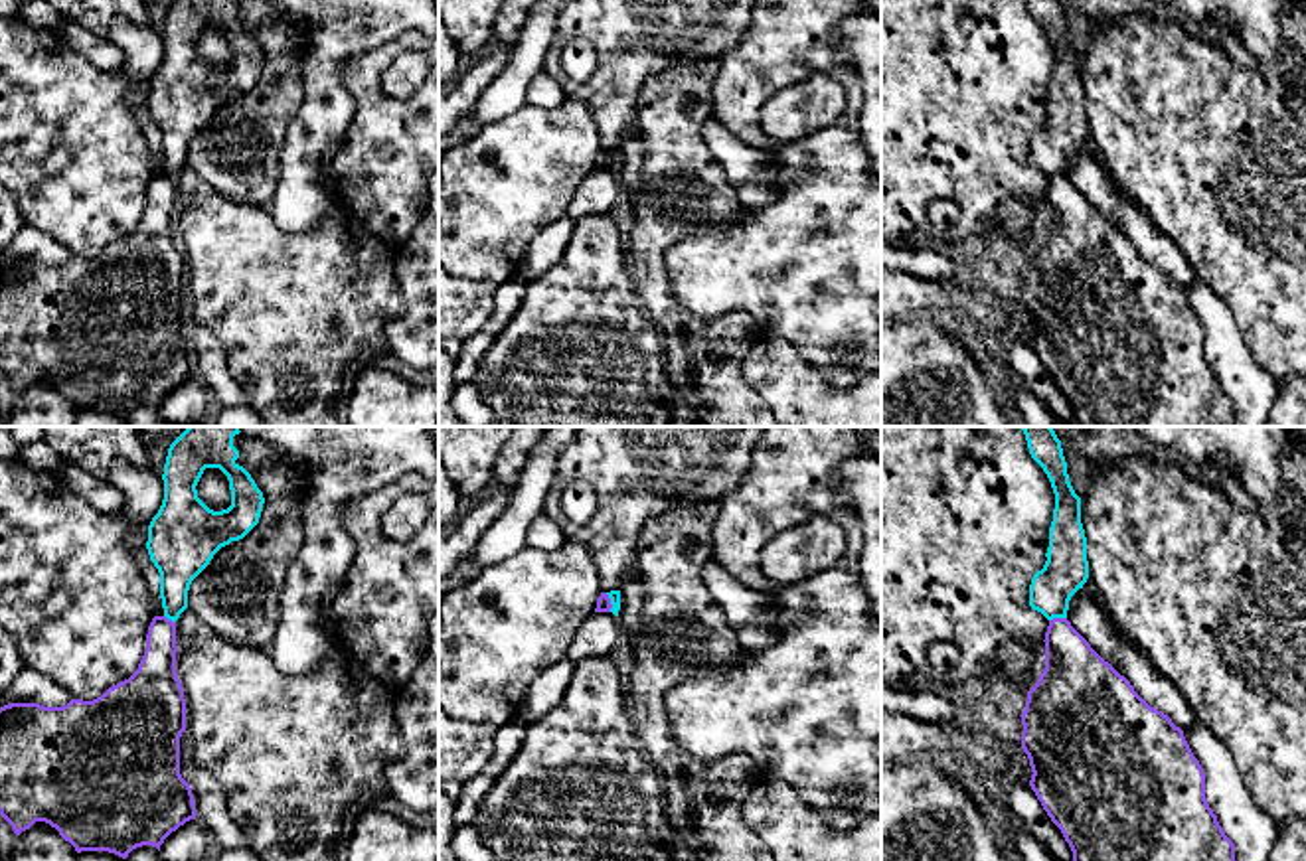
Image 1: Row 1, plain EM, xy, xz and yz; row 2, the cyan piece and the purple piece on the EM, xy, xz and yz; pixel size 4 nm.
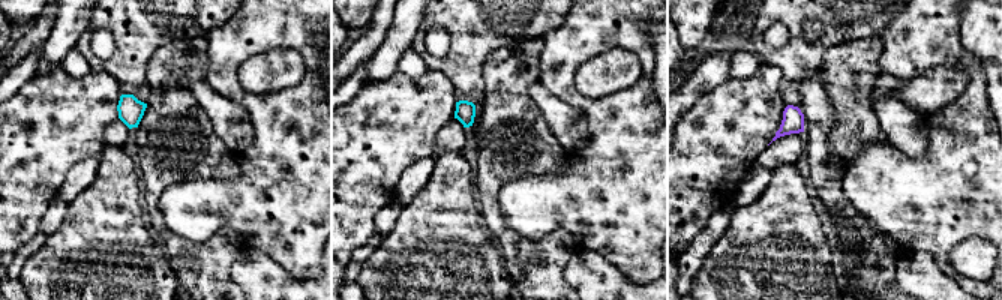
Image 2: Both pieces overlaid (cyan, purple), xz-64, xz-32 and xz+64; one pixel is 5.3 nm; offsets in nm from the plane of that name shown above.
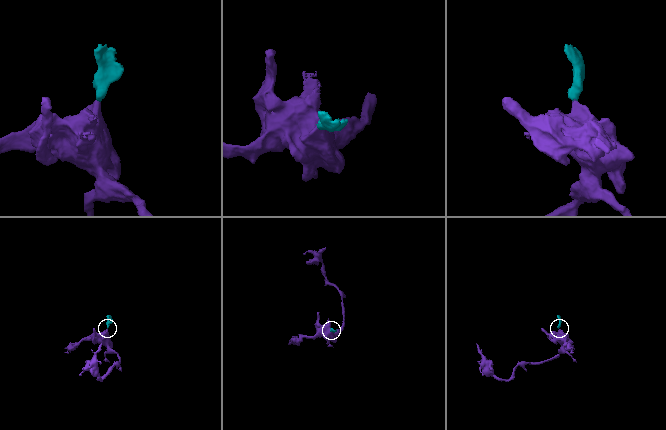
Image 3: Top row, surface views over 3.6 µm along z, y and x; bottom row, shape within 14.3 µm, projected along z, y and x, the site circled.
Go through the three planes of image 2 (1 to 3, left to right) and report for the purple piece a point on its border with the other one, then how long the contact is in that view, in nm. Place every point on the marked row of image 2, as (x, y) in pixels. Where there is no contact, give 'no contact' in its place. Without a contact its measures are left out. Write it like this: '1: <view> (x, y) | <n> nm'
1: no contact
2: no contact
3: no contact

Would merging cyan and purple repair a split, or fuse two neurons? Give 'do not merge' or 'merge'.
do not merge

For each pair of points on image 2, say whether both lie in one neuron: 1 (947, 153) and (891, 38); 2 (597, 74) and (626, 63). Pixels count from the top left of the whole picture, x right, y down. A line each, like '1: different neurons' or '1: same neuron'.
1: same neuron
2: same neuron

